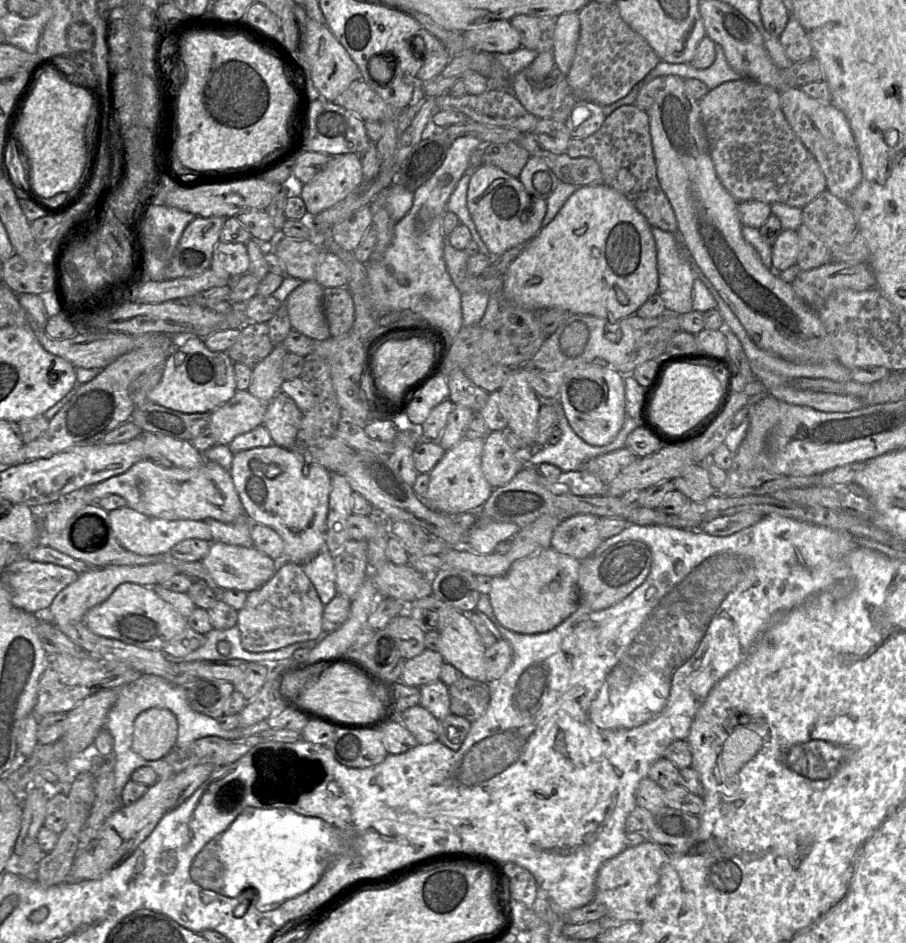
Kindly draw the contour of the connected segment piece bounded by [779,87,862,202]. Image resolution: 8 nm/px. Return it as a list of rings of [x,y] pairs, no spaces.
[[[789,87],[779,92],[782,113],[790,128],[816,159],[826,180],[826,190],[840,200],[847,202],[862,180],[859,150],[845,115],[831,103],[820,103],[808,97],[799,87]]]

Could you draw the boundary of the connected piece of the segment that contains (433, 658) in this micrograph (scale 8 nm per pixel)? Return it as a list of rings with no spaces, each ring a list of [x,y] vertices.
[[[426,649],[404,661],[400,681],[408,686],[422,687],[439,680],[444,659],[438,651]]]

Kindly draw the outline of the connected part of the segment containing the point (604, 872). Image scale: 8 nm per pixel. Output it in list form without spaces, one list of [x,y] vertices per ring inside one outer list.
[[[646,840],[638,846],[627,847],[600,867],[595,882],[594,901],[602,903],[607,909],[607,916],[615,922],[642,923],[651,919],[660,871],[667,857],[666,852],[652,841]]]

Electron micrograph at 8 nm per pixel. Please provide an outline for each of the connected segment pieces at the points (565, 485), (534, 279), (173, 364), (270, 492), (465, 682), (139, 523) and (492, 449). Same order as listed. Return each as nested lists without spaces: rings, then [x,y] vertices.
[[[587,471],[562,472],[555,480],[547,480],[540,474],[539,482],[556,495],[572,494],[576,496],[600,496],[605,495],[607,492],[607,484]]]
[[[605,184],[579,186],[503,276],[503,297],[521,308],[559,308],[608,321],[634,315],[657,290],[652,227],[623,195]]]
[[[183,337],[165,360],[161,381],[148,392],[148,399],[183,413],[211,413],[228,402],[237,391],[233,366],[234,362],[227,352],[209,350],[203,338]]]
[[[272,444],[235,453],[229,470],[245,514],[253,523],[275,529],[284,541],[284,550],[277,564],[303,563],[325,547],[326,520],[329,511],[331,473],[324,467],[307,462],[298,450]]]
[[[462,676],[448,686],[451,713],[473,723],[487,710],[490,703],[489,684]]]
[[[128,506],[109,513],[111,528],[118,542],[128,551],[143,556],[165,556],[179,542],[198,538],[212,542],[209,526],[200,520],[164,520],[142,514]]]
[[[506,429],[503,431],[490,431],[484,439],[481,460],[484,477],[494,489],[507,484],[525,466],[513,454],[506,439]]]

